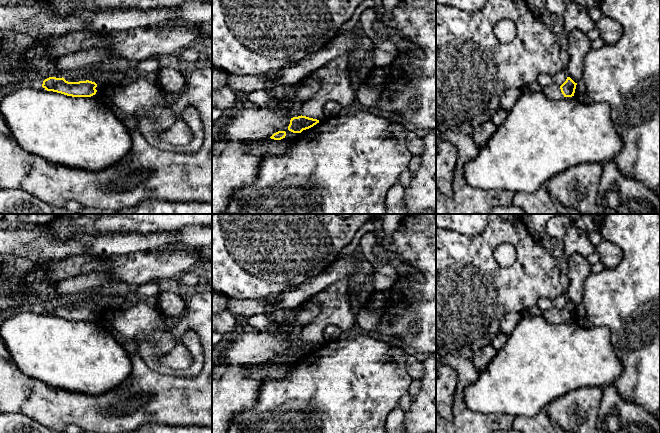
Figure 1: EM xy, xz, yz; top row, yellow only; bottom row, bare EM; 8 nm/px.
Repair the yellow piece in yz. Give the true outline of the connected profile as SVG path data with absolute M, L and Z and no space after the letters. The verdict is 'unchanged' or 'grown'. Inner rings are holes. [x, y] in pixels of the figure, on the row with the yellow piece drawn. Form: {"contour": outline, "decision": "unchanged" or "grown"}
{"contour": "M567 77L566 81L561 86L553 83L550 86L542 87L538 82L534 82L527 86L523 92L541 92L551 100L560 100L564 97L574 96L576 85L577 83L575 83L570 77Z", "decision": "grown"}

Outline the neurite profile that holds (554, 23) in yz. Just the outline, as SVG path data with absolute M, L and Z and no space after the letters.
M545 12L541 15L543 22L547 28L555 35L559 46L562 50L567 50L569 46L568 32L564 29L563 19L561 15L554 15Z

